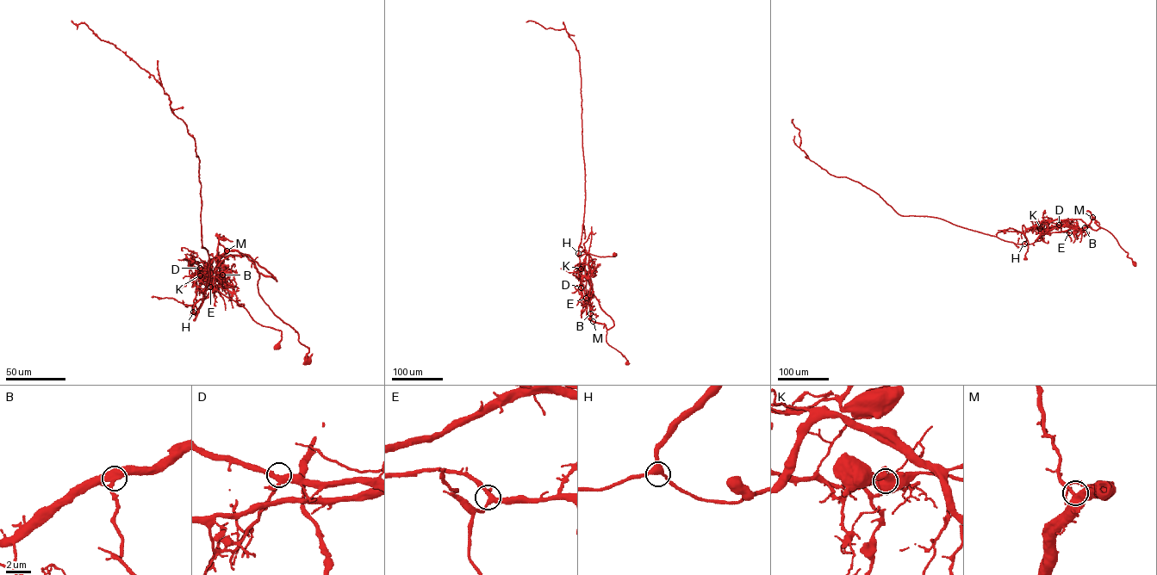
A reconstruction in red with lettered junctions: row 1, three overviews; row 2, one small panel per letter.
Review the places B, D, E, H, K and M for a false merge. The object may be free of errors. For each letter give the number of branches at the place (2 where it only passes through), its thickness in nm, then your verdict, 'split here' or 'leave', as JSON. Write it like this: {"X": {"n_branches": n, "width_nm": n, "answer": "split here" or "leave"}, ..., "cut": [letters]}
{"B": {"n_branches": 3, "width_nm": 400, "answer": "leave"}, "D": {"n_branches": 3, "width_nm": 360, "answer": "leave"}, "E": {"n_branches": 3, "width_nm": 320, "answer": "leave"}, "H": {"n_branches": 3, "width_nm": 380, "answer": "leave"}, "K": {"n_branches": 3, "width_nm": 800, "answer": "split here"}, "M": {"n_branches": 2, "width_nm": 480, "answer": "leave"}, "cut": ["K"]}

